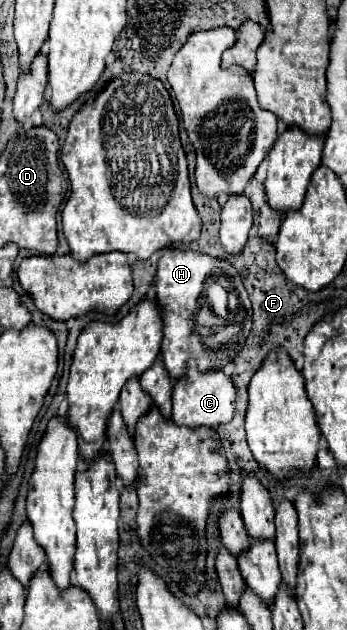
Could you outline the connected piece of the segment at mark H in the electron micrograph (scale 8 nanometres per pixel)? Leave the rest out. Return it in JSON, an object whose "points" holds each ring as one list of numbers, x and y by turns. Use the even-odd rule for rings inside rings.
{"points":[[171,248,167,250,161,260,159,260,159,268,157,268,157,276,155,276,155,284,157,284,157,302,161,304,163,310,163,342,161,342,161,356,165,362,165,368,169,372,171,378,181,378,185,376,185,362,193,356,197,360,199,370,213,370,213,368,223,368,229,358,231,358,231,350,225,346,219,348,209,348,203,344,201,336,197,332,193,332,193,316,197,314,197,310,201,308,201,296,203,296,203,286,207,282,207,278,213,276,213,272,225,272,227,276,233,276,235,280,239,278,235,266,227,260,221,258,213,258,209,254,203,252,195,252,195,250,179,250,179,248]]}

